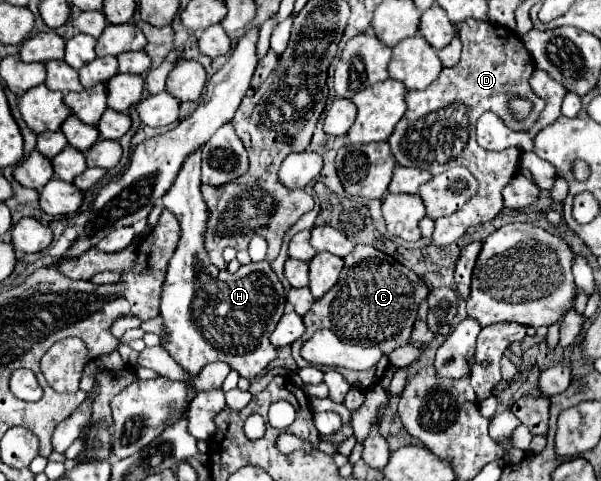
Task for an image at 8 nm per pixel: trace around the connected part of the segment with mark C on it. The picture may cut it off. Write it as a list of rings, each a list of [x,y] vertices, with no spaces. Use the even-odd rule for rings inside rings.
[[[356,246],[354,252],[350,252],[344,258],[344,262],[346,264],[336,286],[328,294],[324,294],[320,300],[316,300],[314,306],[304,316],[306,332],[304,332],[304,338],[298,338],[292,344],[292,358],[296,360],[298,368],[310,366],[310,362],[302,358],[300,348],[306,342],[306,338],[310,338],[320,328],[334,330],[338,332],[342,340],[354,340],[354,344],[360,344],[360,346],[378,346],[384,352],[384,356],[376,366],[372,366],[372,370],[366,370],[366,372],[340,370],[340,374],[346,378],[350,386],[368,388],[382,380],[390,364],[388,354],[394,348],[404,346],[408,342],[412,324],[416,320],[418,304],[422,298],[428,296],[428,288],[418,274],[408,270],[404,264],[400,264],[392,256],[376,250],[374,246]]]

